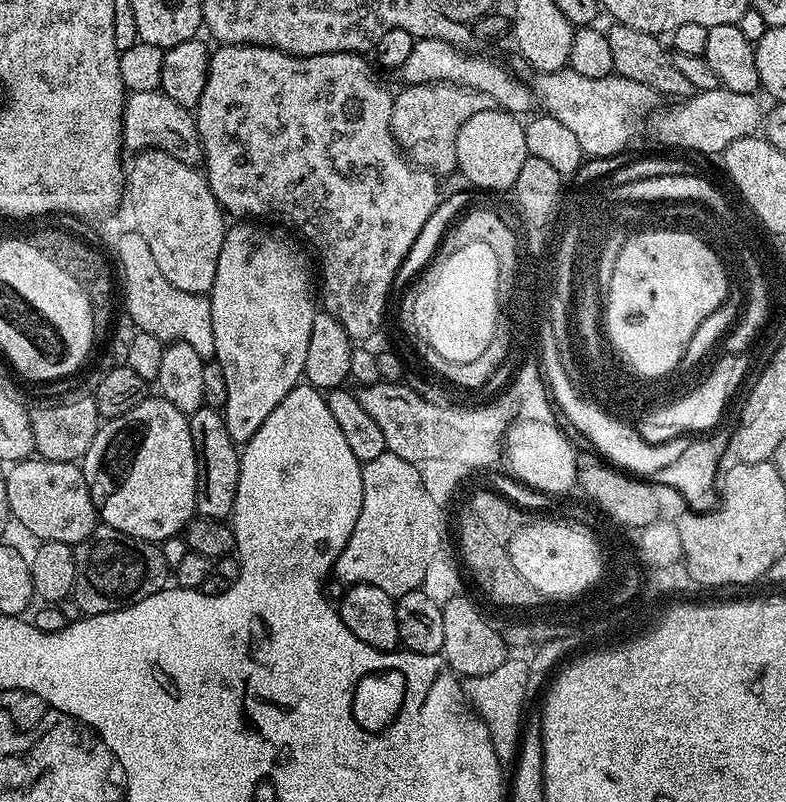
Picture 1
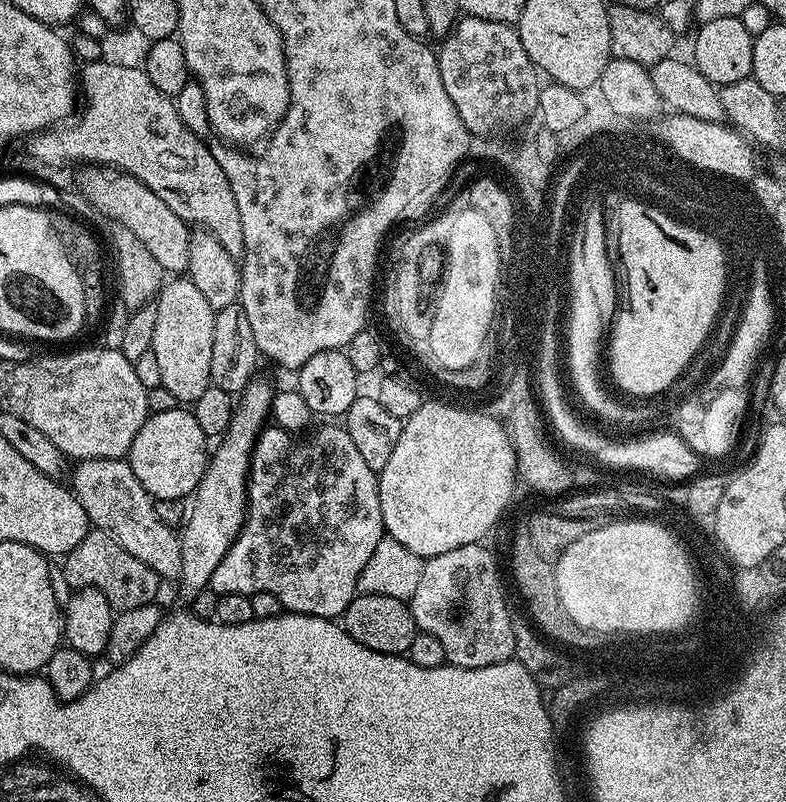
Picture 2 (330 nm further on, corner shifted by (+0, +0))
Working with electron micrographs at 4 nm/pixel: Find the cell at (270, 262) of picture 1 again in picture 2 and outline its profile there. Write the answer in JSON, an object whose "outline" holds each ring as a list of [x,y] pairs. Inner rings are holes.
{"outline":[[[253,378],[239,393],[228,429],[219,437],[217,444],[220,445],[211,449],[200,484],[190,497],[190,515],[183,521],[184,532],[179,533],[182,574],[178,587],[185,592],[185,597],[191,598],[211,585],[218,562],[222,562],[226,550],[235,542],[240,527],[244,525],[244,515],[248,512],[248,471],[252,465],[252,451],[266,427],[274,395],[271,382],[260,379]]]}

